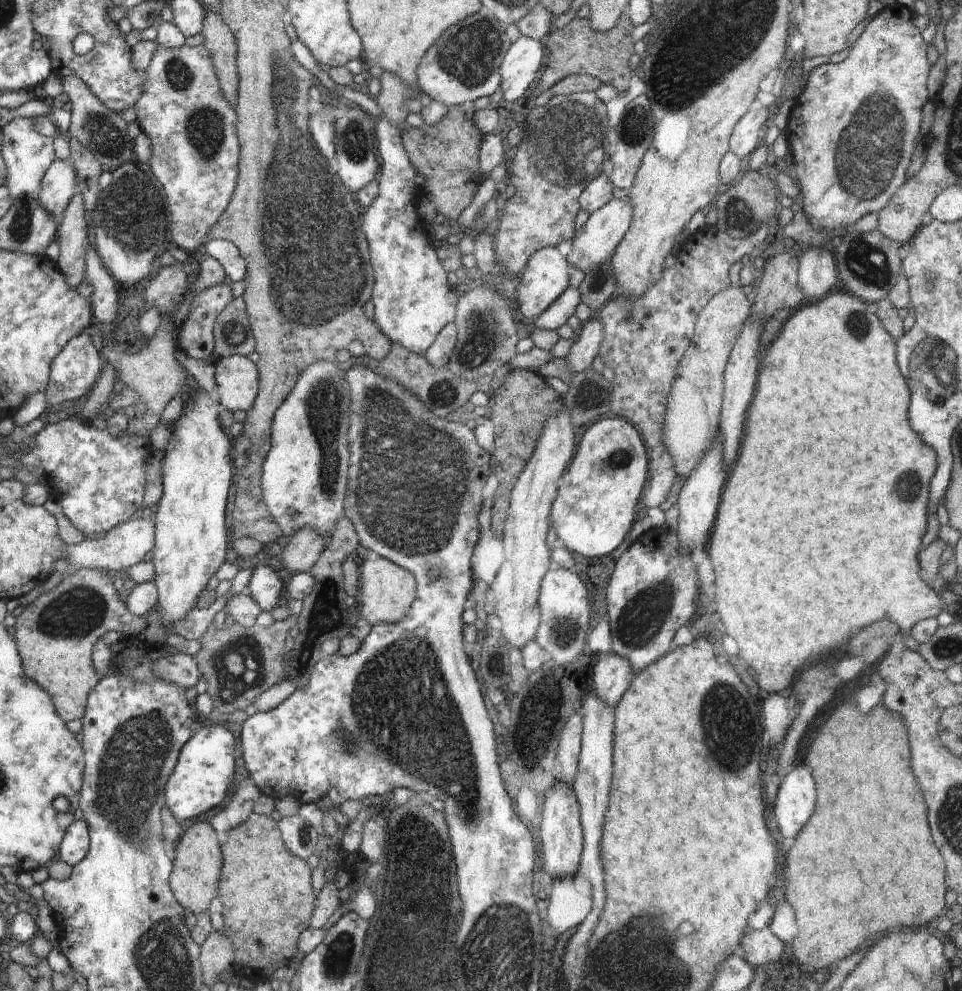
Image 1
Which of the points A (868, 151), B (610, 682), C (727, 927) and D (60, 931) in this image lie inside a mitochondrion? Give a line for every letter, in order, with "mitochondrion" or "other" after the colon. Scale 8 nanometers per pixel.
A: mitochondrion
B: other
C: other
D: other

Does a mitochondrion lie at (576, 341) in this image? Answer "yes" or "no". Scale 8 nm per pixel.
no

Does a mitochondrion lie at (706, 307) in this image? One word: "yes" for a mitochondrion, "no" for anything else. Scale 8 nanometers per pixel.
no

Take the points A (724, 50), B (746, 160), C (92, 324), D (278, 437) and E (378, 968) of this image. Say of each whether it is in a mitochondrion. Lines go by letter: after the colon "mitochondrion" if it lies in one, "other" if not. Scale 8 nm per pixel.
A: mitochondrion
B: other
C: other
D: other
E: mitochondrion

